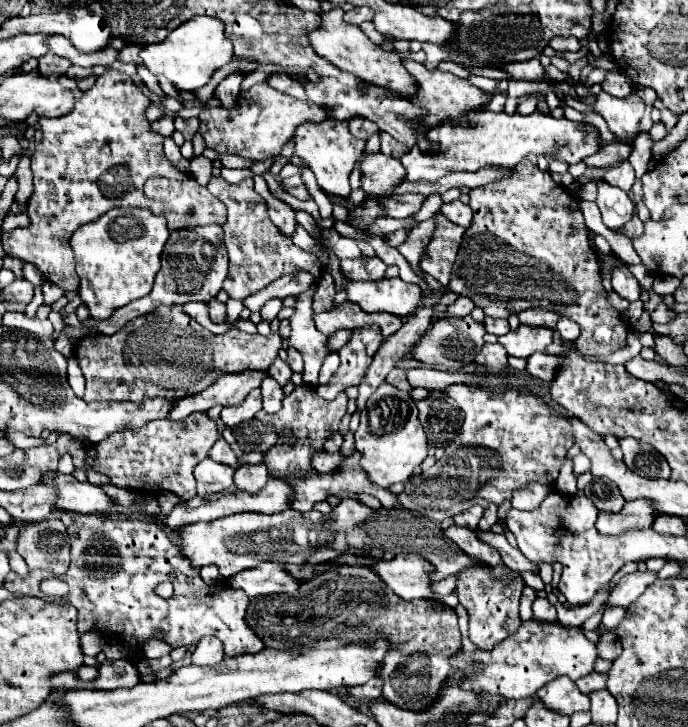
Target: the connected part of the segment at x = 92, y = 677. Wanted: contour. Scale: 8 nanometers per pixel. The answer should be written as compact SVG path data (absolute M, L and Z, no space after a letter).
M82 665L82 667L76 671L76 679L78 679L80 687L84 687L86 683L92 683L92 681L96 681L96 679L98 679L98 669Z

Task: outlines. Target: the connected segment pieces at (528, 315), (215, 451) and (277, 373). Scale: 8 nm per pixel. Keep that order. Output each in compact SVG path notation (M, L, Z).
M524 309L524 311L520 311L518 317L520 317L520 323L524 323L524 325L554 329L560 315L554 311L546 311L546 309Z
M220 437L220 439L214 443L214 447L210 449L210 459L218 461L218 463L226 463L226 465L230 465L232 469L238 469L238 459L236 459L234 451L228 447L228 443L226 443L222 437Z
M276 357L276 359L274 359L272 367L268 367L268 373L272 373L272 375L274 375L274 379L276 379L280 385L286 385L286 381L288 381L288 379L290 379L290 375L292 375L292 371L290 371L288 363L286 363L286 361L282 361L280 357Z

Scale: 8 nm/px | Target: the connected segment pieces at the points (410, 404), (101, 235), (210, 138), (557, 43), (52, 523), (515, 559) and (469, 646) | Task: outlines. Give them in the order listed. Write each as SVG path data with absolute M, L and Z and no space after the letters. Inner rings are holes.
M384 383L368 399L366 409L360 413L360 427L354 433L356 451L362 453L360 465L380 487L390 487L400 481L408 481L412 471L422 465L428 455L428 443L418 419L416 403L408 391L402 391L390 383Z
M132 207L110 209L96 221L74 231L70 247L74 251L76 273L80 277L78 295L88 307L92 319L104 321L112 317L116 309L152 291L154 275L160 269L160 255L166 241L166 219L152 215L150 209Z
M266 81L256 83L248 91L240 93L238 107L236 109L222 109L222 107L206 107L200 113L200 135L206 141L206 147L214 149L216 153L232 153L240 155L244 159L252 161L264 161L274 159L280 155L282 147L292 139L296 127L304 121L320 123L328 115L324 107L312 103L312 101L300 101L290 95L284 95L272 87L268 87Z
M552 37L550 47L554 51L580 51L580 39L576 39L576 37Z
M60 517L24 525L16 549L30 569L50 571L56 577L66 575L70 567L70 539Z
M476 531L476 535L478 535L480 541L488 543L490 547L494 547L500 553L500 557L502 557L502 561L508 569L512 569L512 571L538 571L538 565L532 563L530 559L526 559L518 549L514 549L506 541L504 535L498 535L498 533L492 533L492 531L488 531L488 533Z
M462 605L456 607L462 631L462 651L452 659L452 669L464 673L464 689L484 691L490 695L502 695L506 699L534 697L544 683L550 683L558 677L570 677L578 681L580 677L594 671L594 663L598 659L596 643L588 641L580 629L566 629L556 623L538 623L536 619L524 621L516 635L498 643L492 651L484 651L476 647L468 637L468 613ZM478 661L482 667L478 671L472 669L472 663Z

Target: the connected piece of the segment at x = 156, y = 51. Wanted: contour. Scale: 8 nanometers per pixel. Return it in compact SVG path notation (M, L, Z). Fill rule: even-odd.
M192 17L190 21L176 27L164 41L146 45L140 51L142 63L154 73L164 75L182 91L194 91L206 85L212 73L224 67L232 59L232 43L224 37L224 25L214 17Z

